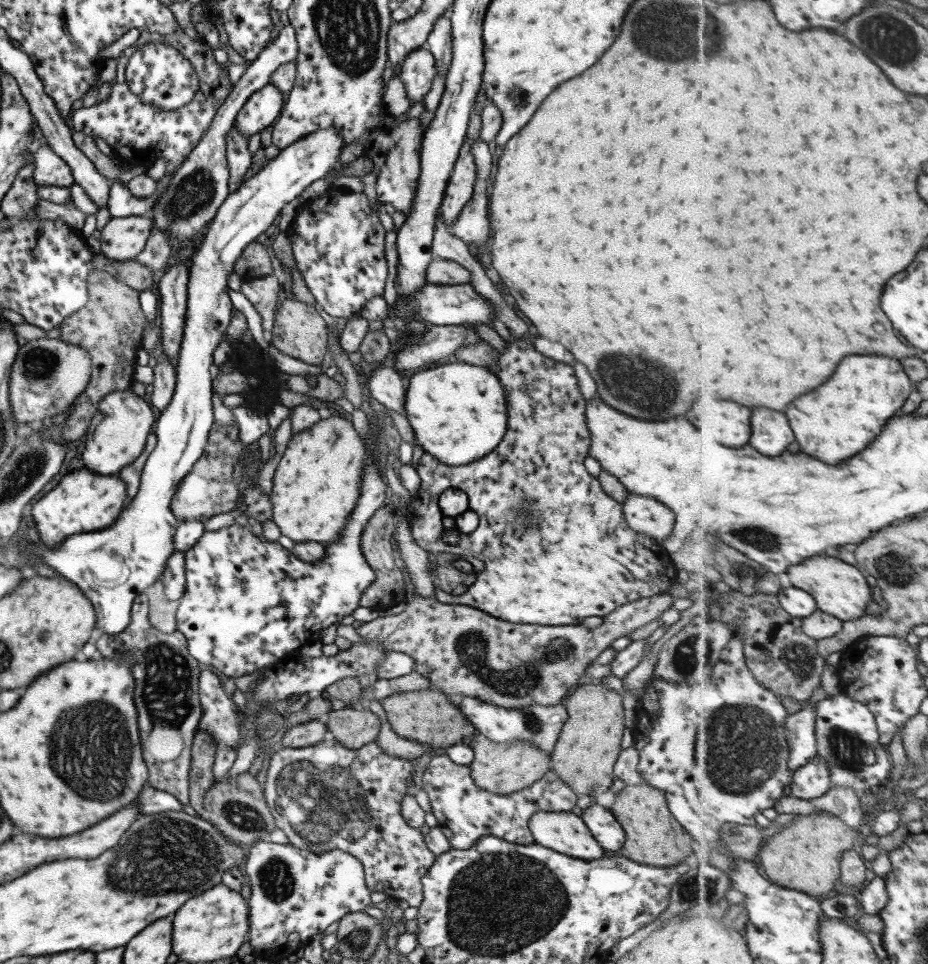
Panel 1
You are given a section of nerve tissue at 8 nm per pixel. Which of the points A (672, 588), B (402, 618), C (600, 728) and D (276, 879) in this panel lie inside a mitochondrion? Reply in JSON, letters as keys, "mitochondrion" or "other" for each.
{"A":"other","B":"other","C":"other","D":"mitochondrion"}

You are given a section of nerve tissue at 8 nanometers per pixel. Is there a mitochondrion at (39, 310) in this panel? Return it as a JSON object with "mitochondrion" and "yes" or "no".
{"mitochondrion":"no"}

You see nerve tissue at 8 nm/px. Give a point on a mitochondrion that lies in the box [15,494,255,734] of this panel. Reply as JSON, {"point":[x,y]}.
{"point":[167,685]}

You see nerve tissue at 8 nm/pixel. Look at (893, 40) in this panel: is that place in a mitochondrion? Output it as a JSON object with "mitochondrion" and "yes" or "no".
{"mitochondrion":"yes"}

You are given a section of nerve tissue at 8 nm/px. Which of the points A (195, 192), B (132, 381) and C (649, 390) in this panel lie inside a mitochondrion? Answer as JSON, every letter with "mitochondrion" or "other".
{"A":"mitochondrion","B":"other","C":"mitochondrion"}

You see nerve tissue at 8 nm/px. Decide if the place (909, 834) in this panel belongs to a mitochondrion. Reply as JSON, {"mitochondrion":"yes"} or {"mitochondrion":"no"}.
{"mitochondrion":"no"}

